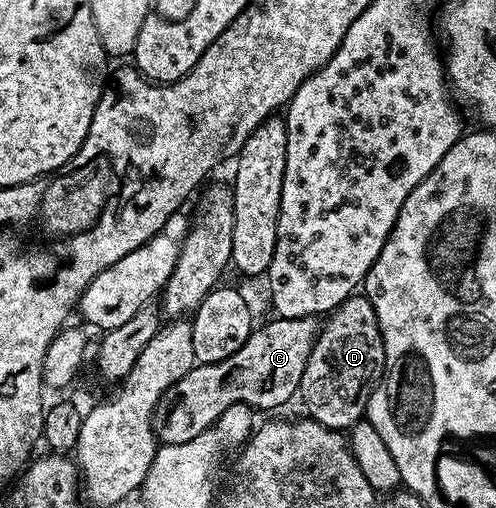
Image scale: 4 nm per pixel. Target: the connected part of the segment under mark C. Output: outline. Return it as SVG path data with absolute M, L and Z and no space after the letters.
M311 315L291 319L277 317L274 320L263 326L260 324L231 357L219 362L196 364L163 395L153 415L153 429L160 444L181 444L191 441L201 431L214 424L230 405L243 402L262 411L279 407L298 394L303 370L306 369L307 359L314 347L321 323L316 316Z

